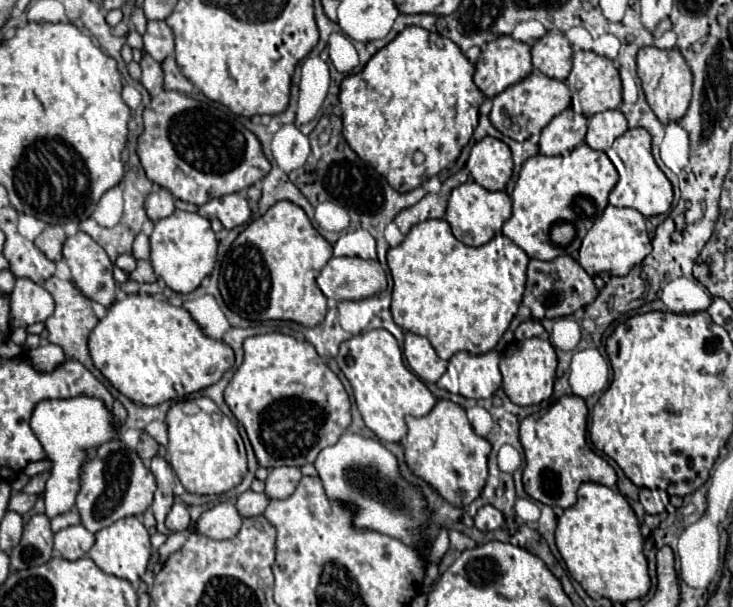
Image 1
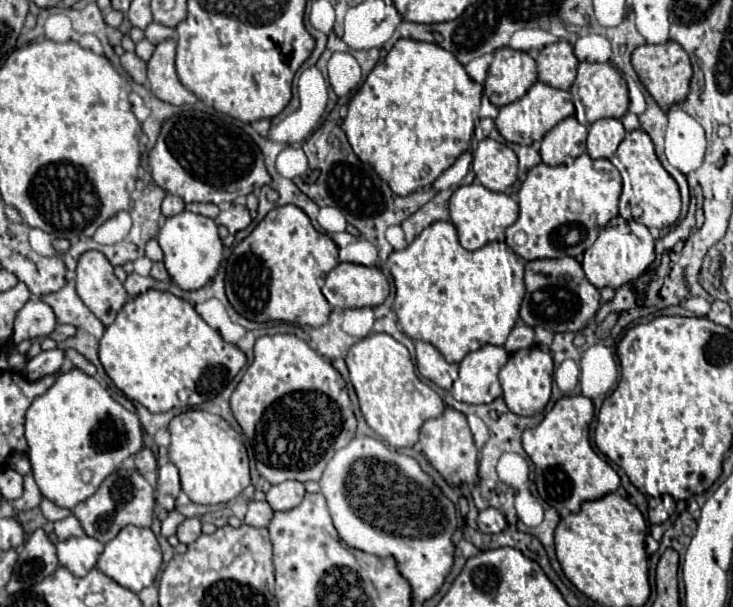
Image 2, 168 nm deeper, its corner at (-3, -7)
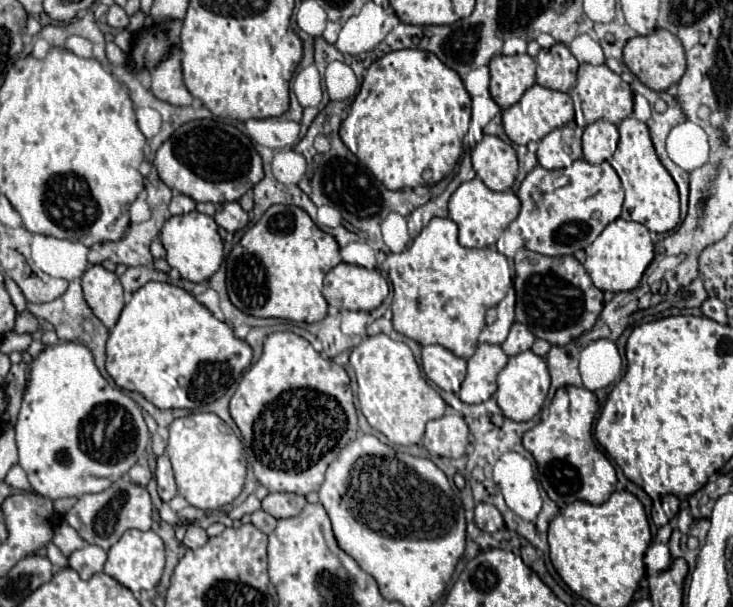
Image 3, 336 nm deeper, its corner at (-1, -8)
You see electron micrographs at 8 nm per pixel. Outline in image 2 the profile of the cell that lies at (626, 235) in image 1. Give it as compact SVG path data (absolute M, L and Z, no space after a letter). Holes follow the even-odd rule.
M625 221L623 227L607 225L601 229L597 241L585 251L583 257L583 271L587 279L597 287L611 287L617 289L635 281L651 263L655 261L655 239L651 237L649 229L637 221Z

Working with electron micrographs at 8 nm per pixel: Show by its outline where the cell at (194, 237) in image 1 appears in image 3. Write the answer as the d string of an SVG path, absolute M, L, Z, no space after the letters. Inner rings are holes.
M197 210L181 216L171 216L161 228L159 238L167 250L169 266L177 268L185 280L191 280L191 282L209 280L223 262L223 240L217 232L215 220Z

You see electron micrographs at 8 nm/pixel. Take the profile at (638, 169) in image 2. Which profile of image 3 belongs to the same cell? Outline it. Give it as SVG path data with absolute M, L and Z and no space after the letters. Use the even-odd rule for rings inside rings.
M629 116L619 124L619 134L621 138L610 164L617 172L625 192L620 217L639 222L657 234L673 230L679 224L679 192L671 174L655 154L647 124Z

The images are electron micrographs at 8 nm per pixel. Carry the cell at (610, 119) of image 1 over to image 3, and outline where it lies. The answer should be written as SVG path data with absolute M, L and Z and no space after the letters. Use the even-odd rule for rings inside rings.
M597 120L589 124L583 132L583 158L591 164L609 162L617 148L617 142L617 126L607 120Z

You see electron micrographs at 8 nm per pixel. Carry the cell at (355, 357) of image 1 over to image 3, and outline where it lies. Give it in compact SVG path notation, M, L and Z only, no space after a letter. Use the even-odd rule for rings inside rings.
M385 334L369 336L353 348L351 366L359 382L357 396L361 402L361 412L375 430L389 438L389 442L399 446L419 444L425 432L425 424L445 414L445 400L421 376L421 368L417 366L407 344L395 342Z

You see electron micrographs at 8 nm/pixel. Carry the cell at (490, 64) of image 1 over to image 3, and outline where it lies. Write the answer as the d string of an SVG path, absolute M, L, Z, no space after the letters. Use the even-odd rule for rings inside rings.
M529 54L495 56L489 62L491 96L503 110L519 102L525 90L535 84L535 66Z

